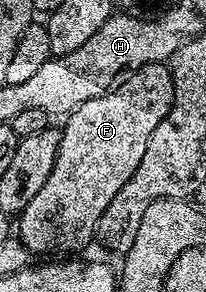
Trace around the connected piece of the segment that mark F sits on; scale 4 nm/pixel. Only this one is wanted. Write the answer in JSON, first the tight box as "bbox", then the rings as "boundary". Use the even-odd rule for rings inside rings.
{"bbox":[17,63,175,254],"boundary":[[[166,63],[147,64],[130,73],[110,92],[97,98],[89,98],[89,102],[81,102],[77,110],[67,113],[61,124],[53,170],[49,170],[45,186],[41,186],[37,194],[33,194],[33,202],[29,202],[29,206],[25,206],[25,210],[17,217],[18,239],[22,240],[32,254],[39,252],[79,254],[87,243],[95,240],[97,218],[105,214],[105,206],[113,202],[113,194],[117,194],[117,190],[121,190],[121,186],[125,186],[129,178],[133,178],[133,170],[137,170],[141,163],[141,158],[145,155],[145,146],[149,146],[153,130],[157,130],[165,114],[169,114],[174,97],[175,87],[170,67]]]}

